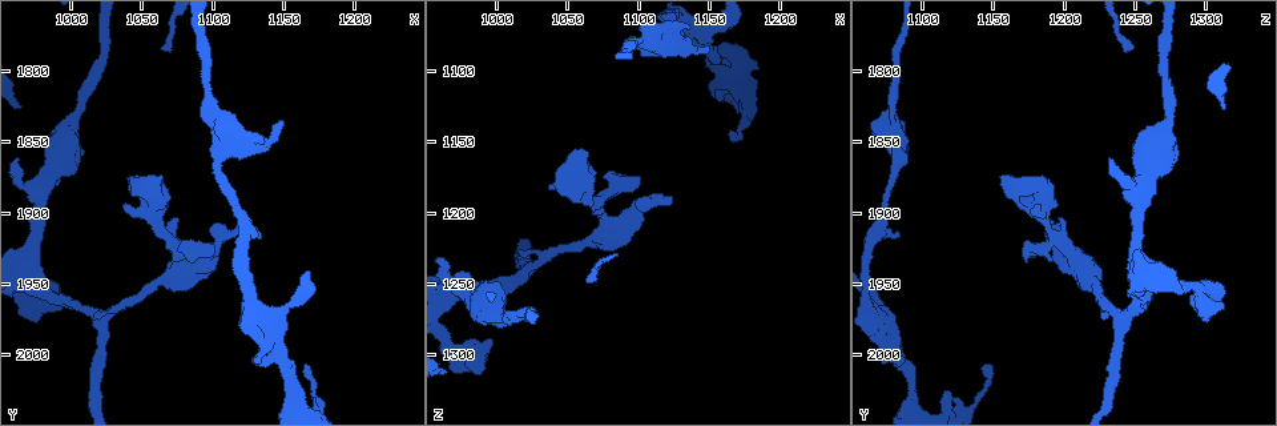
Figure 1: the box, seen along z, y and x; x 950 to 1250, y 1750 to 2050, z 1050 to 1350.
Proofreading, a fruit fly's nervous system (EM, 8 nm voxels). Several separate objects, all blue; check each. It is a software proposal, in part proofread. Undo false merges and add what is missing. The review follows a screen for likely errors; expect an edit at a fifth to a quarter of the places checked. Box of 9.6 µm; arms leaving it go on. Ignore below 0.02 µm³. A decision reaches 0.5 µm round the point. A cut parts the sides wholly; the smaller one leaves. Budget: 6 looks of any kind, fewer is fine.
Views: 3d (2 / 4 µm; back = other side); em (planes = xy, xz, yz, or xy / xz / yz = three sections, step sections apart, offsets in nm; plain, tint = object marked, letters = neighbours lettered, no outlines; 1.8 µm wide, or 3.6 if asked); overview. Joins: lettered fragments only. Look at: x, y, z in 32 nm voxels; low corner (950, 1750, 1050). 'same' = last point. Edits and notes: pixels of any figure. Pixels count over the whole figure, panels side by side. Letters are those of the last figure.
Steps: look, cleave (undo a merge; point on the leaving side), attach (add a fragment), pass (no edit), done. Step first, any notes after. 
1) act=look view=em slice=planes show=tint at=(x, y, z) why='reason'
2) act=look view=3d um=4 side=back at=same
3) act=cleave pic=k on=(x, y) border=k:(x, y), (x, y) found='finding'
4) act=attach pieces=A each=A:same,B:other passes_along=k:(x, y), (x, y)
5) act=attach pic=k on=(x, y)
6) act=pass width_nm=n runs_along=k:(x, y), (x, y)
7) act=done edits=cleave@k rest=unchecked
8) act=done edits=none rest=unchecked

act=look view=em slice=planes show=tint at=(978, 1956, 1298)

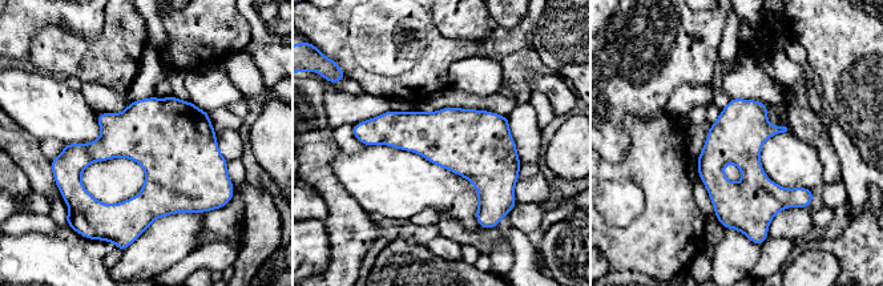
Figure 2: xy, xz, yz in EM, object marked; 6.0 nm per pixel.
act=look view=em slice=planes show=letters at=same why='what lies round it'

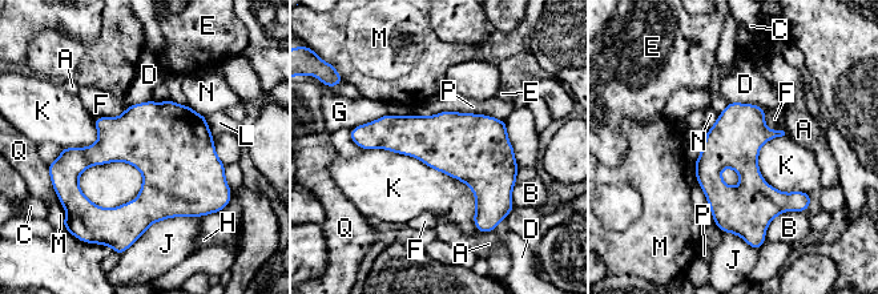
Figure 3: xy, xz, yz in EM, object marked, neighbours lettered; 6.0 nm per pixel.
act=pass width_nm=320 each=A:other,B:other,C:other,D:other,E:other,F:other,G:other,H:other,J:other,K:other,L:other,M:other,N:other,P:other,Q:other found='all the same neuron'

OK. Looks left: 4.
act=look view=3d um=4 at=(1100, 1922, 1176) why='free end'

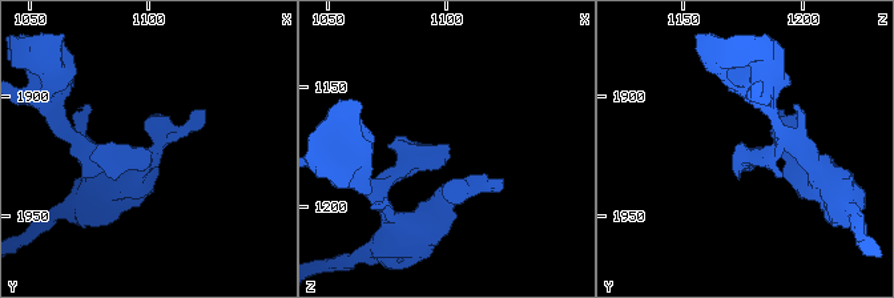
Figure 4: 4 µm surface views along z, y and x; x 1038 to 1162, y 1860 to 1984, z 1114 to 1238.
act=look view=em slice=xy step=8 show=plain at=(1098, 1922, 1176) why='now the EM'

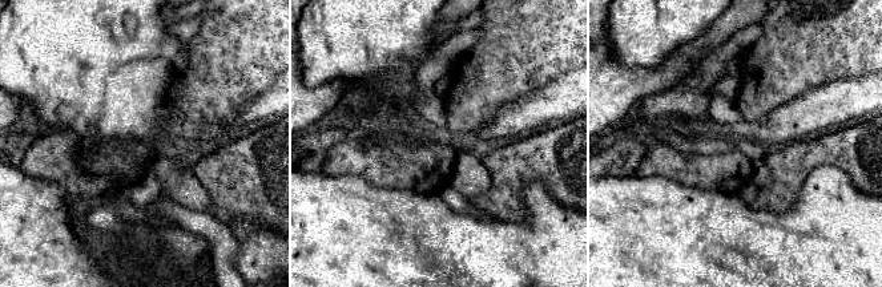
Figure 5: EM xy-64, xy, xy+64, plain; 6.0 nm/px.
act=look view=em slice=xy step=8 show=letters at=same

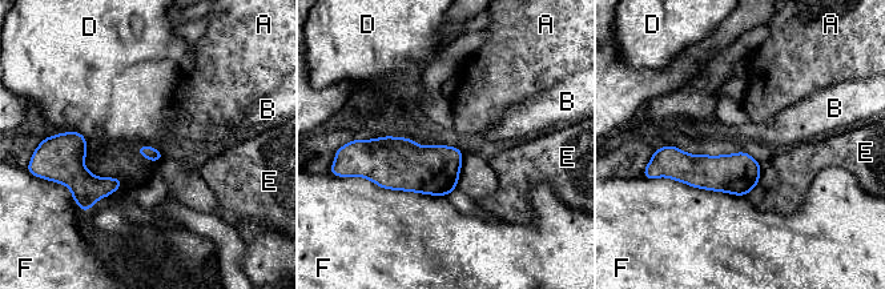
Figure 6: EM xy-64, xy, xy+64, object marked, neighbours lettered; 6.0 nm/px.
act=pass each=A:other,B:other,D:other,E:other,F:other border=6:(77, 131), (112, 195) found='none of them fits'

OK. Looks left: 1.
act=done edits=none rest=unchecked

